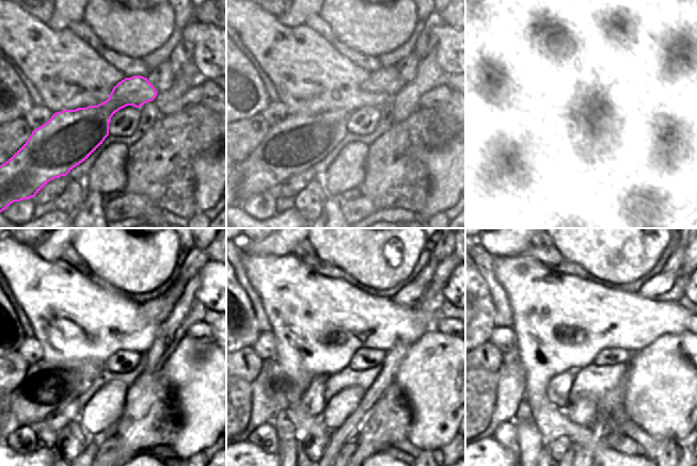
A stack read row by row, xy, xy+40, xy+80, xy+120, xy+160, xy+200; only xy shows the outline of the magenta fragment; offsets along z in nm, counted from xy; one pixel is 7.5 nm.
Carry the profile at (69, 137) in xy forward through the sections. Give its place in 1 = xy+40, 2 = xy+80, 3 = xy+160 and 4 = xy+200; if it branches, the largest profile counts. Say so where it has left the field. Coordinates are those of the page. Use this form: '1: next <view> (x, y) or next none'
1: next xy+40 (297, 143)
2: next xy+80 (533, 144)
3: next xy+160 (284, 389)
4: next xy+200 (666, 286)

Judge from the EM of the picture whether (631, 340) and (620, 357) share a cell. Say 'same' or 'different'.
different

